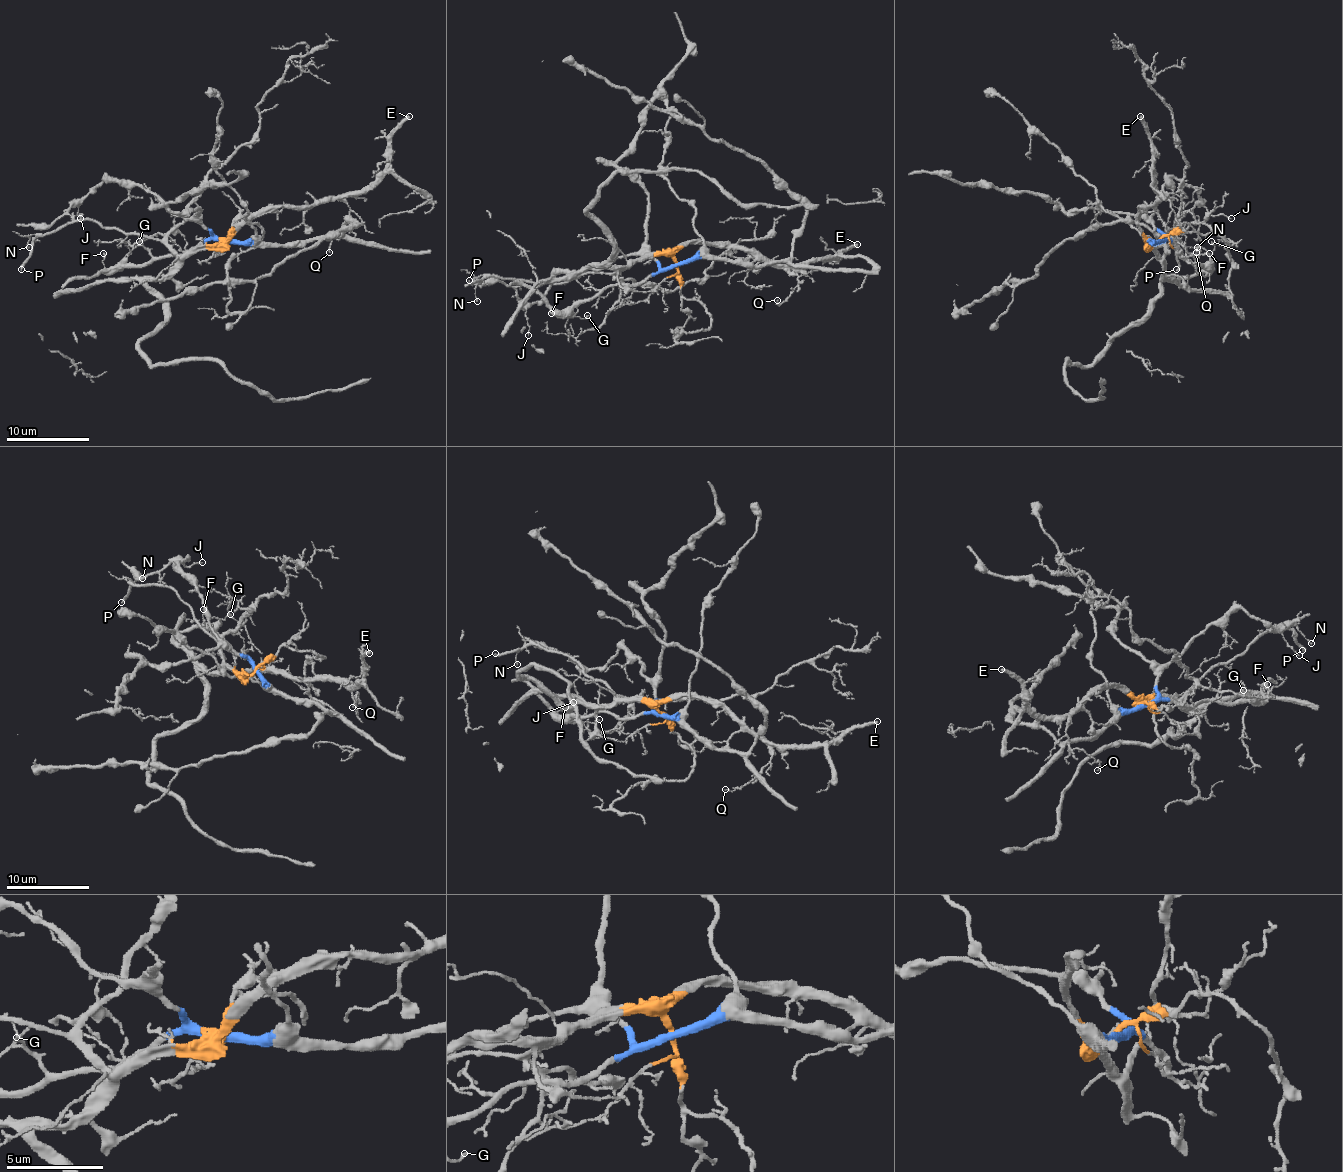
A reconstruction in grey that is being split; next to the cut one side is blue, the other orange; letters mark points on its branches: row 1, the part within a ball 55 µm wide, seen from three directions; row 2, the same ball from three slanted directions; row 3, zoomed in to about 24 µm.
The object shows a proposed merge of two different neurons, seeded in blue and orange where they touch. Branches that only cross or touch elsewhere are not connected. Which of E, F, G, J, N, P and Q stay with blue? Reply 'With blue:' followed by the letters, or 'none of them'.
With blue: F, G, J

